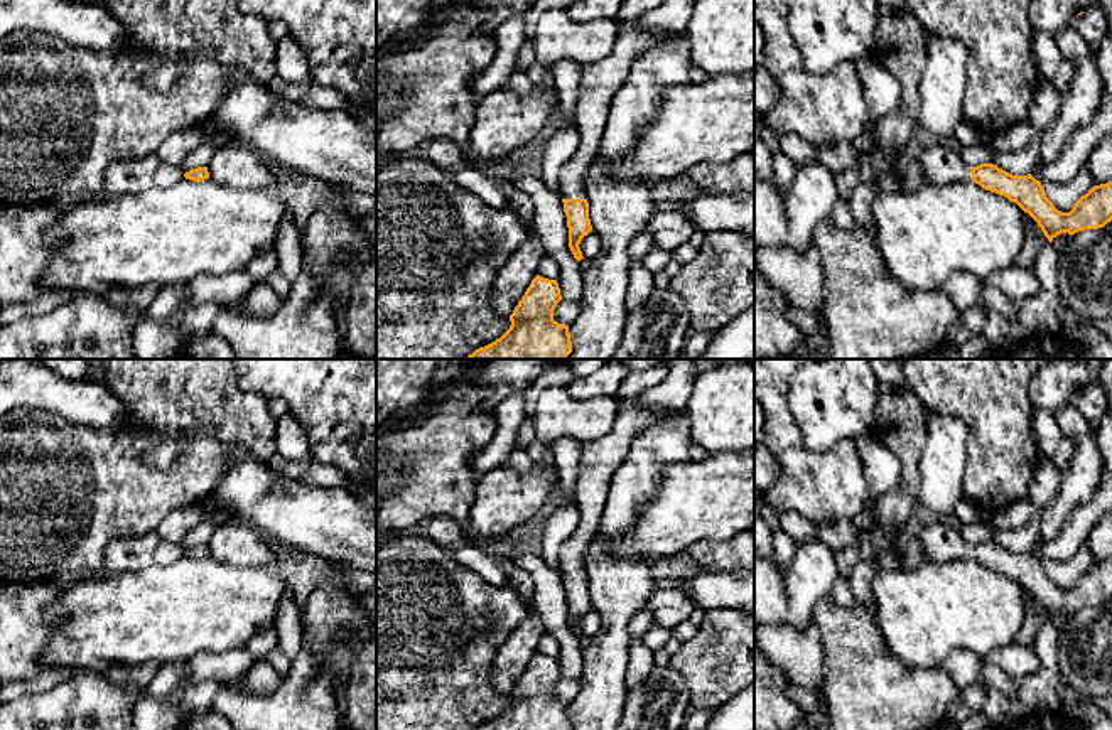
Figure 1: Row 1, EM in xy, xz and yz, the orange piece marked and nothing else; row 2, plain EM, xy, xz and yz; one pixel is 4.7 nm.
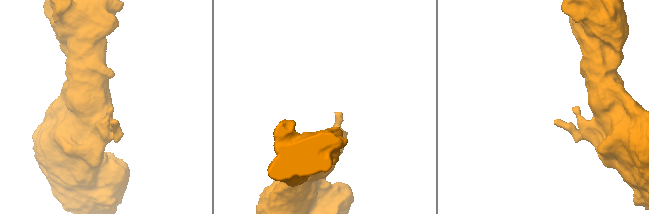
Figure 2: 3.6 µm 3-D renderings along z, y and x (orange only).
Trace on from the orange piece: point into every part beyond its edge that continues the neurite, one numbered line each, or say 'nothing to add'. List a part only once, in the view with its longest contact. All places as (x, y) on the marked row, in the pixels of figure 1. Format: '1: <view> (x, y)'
1: xz (601, 80)

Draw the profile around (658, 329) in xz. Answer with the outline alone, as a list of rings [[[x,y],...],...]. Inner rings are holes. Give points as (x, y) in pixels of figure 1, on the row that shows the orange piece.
[[[653,287],[646,300],[626,314],[623,341],[609,359],[675,359],[690,334],[685,300]]]

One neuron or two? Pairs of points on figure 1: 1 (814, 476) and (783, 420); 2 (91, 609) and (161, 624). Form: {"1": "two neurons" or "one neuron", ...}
{"1": "one neuron", "2": "one neuron"}

